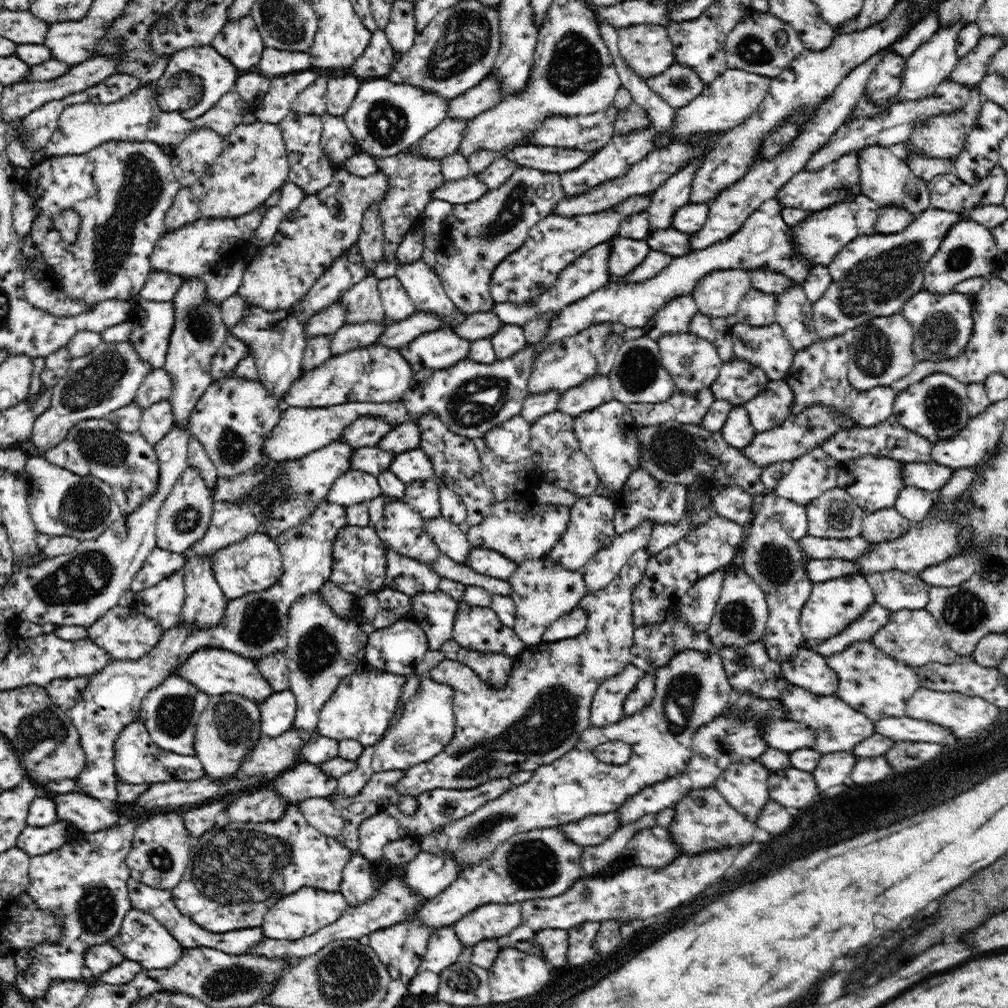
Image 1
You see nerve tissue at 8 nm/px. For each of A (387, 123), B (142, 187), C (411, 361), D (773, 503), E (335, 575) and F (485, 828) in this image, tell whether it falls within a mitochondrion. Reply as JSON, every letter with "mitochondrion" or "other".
{"A":"mitochondrion","B":"mitochondrion","C":"other","D":"other","E":"other","F":"mitochondrion"}

